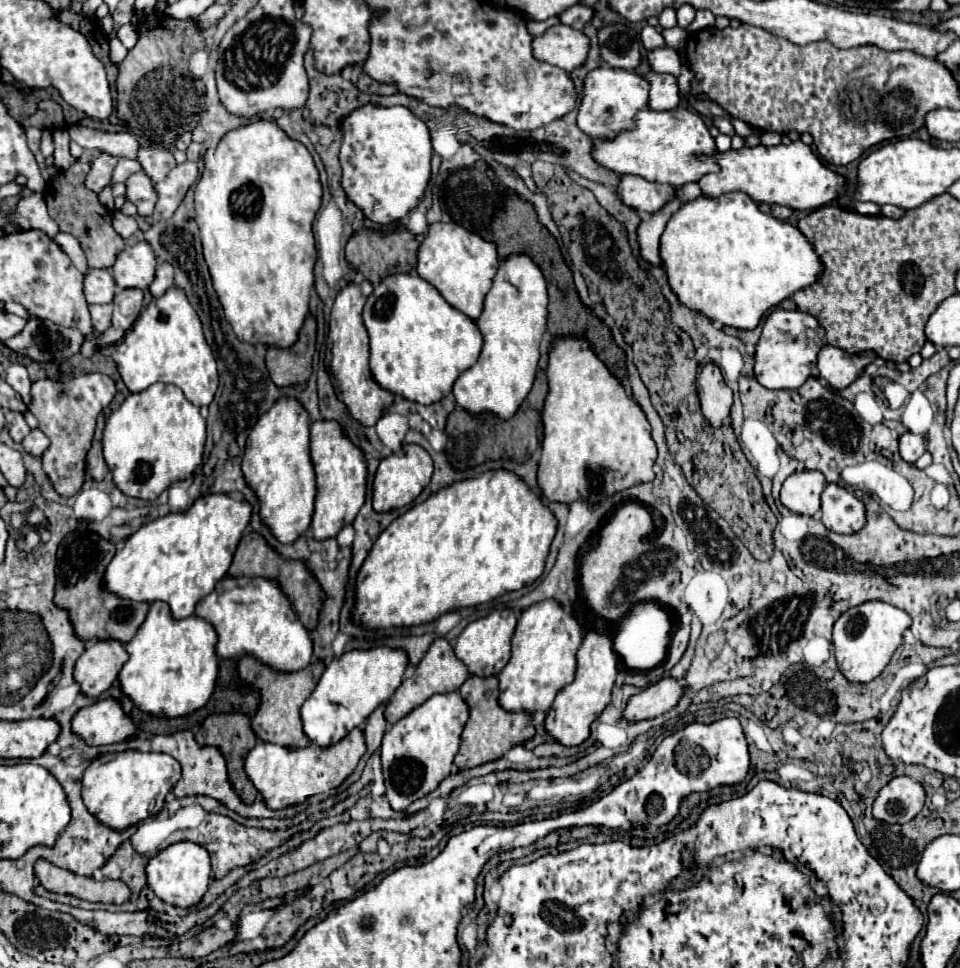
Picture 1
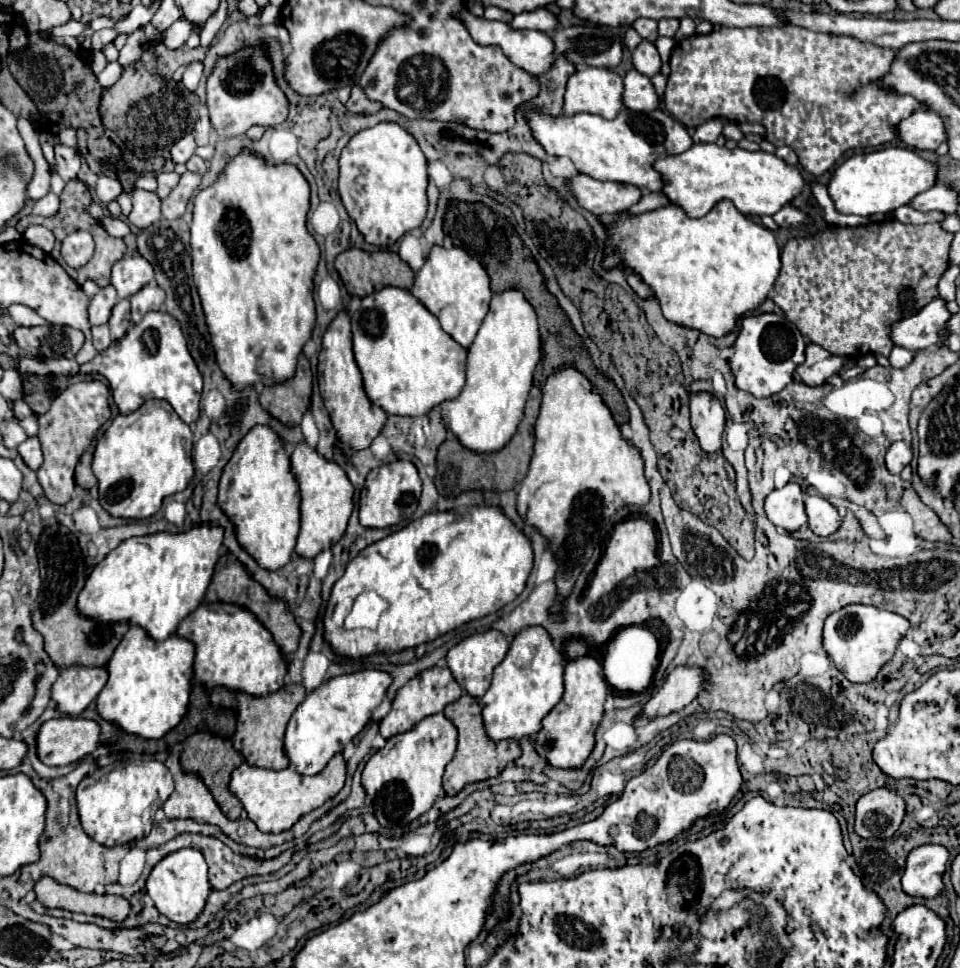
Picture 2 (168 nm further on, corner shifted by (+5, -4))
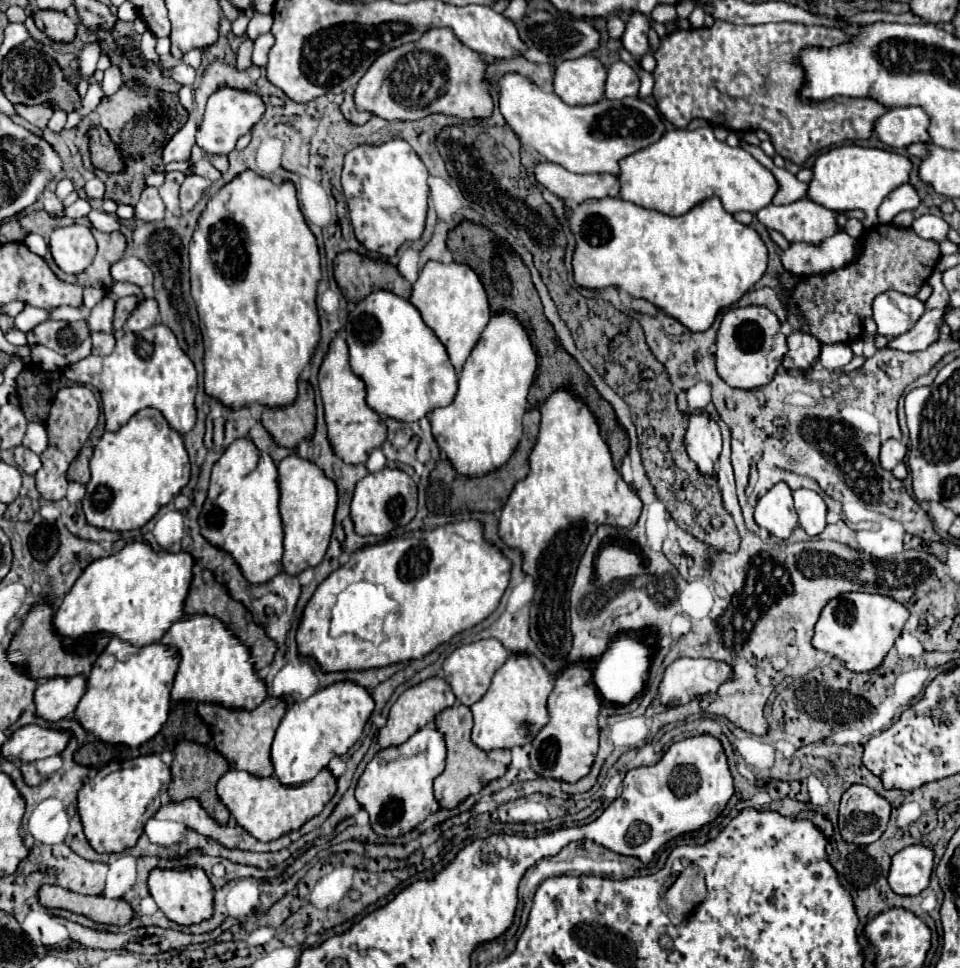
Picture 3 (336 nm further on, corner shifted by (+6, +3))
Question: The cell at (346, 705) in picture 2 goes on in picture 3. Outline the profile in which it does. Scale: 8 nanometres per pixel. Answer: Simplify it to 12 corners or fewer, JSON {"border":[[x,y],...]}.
{"border":[[332,683],[290,705],[274,777],[314,779],[358,741],[372,693]]}

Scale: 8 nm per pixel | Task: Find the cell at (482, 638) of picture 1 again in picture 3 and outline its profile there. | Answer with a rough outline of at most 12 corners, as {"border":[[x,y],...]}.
{"border":[[492,637],[460,645],[442,665],[470,707],[510,651]]}

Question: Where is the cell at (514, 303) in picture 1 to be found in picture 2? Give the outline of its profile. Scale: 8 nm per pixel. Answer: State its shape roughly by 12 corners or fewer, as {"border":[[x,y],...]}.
{"border":[[495,294],[441,422],[471,452],[517,432],[541,358],[537,314]]}

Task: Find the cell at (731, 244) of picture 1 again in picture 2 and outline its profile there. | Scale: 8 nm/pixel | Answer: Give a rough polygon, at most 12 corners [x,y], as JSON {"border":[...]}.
{"border":[[729,200],[605,228],[669,322],[715,338],[767,298],[773,232]]}

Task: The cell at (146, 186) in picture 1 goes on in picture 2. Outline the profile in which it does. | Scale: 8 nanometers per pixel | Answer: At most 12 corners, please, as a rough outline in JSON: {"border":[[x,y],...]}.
{"border":[[133,190],[129,222],[147,228],[161,218],[155,192]]}

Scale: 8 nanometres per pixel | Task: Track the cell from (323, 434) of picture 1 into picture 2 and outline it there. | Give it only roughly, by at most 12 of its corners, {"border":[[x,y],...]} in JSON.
{"border":[[305,442],[291,454],[301,524],[295,552],[315,558],[345,534],[353,486]]}

